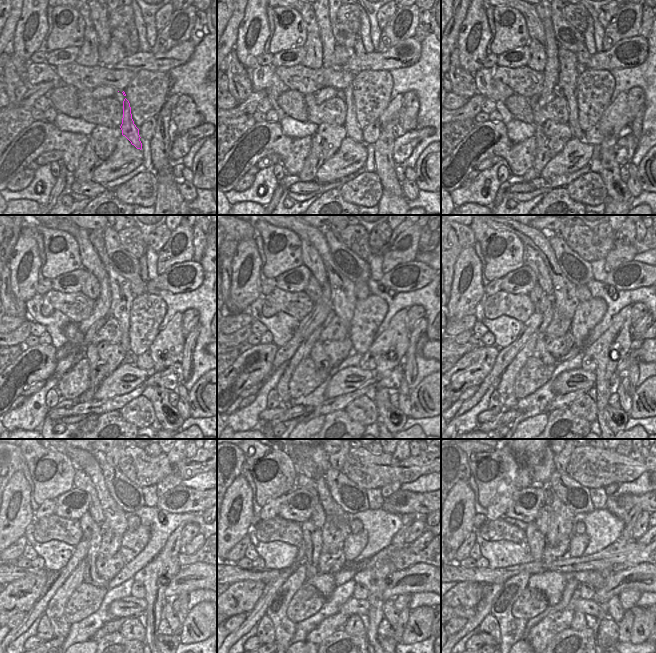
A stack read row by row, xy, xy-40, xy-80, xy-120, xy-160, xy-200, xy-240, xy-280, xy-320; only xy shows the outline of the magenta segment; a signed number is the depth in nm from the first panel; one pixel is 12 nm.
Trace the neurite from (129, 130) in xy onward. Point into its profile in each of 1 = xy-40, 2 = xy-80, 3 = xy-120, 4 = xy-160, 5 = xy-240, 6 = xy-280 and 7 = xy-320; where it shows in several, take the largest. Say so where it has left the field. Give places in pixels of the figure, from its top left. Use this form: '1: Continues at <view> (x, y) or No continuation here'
1: Continues at xy-40 (351, 126)
2: Continues at xy-80 (568, 62)
3: Continues at xy-120 (121, 297)
4: Continues at xy-160 (343, 297)
5: Continues at xy-240 (114, 515)
6: Continues at xy-280 (331, 508)
7: Continues at xy-320 (553, 503).

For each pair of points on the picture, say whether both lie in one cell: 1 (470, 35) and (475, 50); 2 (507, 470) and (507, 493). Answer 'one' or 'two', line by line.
1: one
2: two

